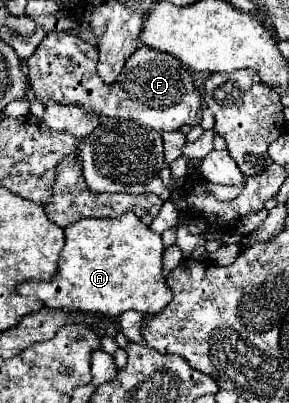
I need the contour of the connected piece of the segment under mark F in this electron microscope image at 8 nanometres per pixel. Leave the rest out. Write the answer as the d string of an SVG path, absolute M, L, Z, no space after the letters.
M49 33L27 59L27 67L31 89L39 103L47 105L47 101L55 101L61 105L81 105L81 109L99 117L133 119L159 133L193 125L201 105L187 69L175 57L147 47L137 49L127 59L115 85L107 85L99 79L97 49L71 33Z

